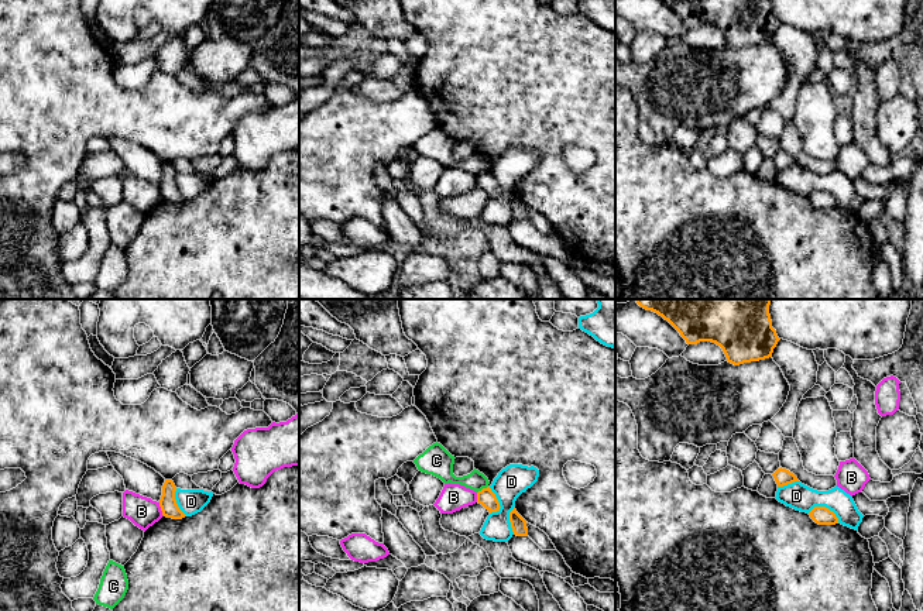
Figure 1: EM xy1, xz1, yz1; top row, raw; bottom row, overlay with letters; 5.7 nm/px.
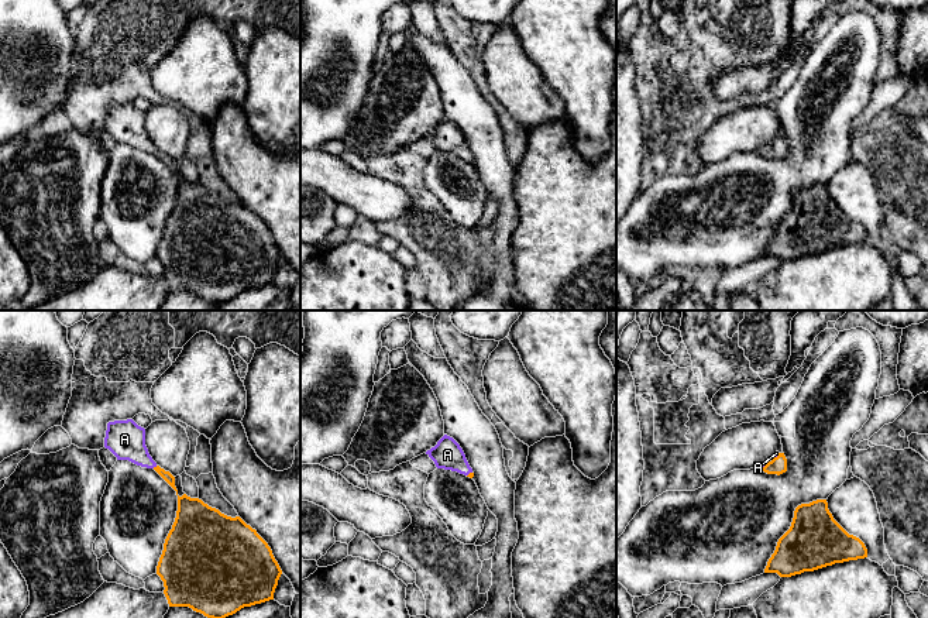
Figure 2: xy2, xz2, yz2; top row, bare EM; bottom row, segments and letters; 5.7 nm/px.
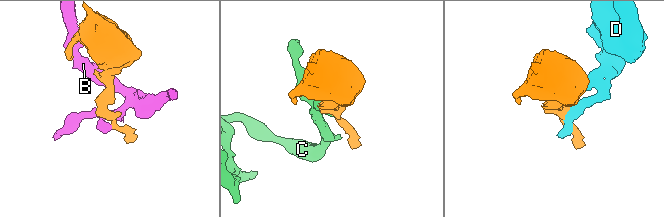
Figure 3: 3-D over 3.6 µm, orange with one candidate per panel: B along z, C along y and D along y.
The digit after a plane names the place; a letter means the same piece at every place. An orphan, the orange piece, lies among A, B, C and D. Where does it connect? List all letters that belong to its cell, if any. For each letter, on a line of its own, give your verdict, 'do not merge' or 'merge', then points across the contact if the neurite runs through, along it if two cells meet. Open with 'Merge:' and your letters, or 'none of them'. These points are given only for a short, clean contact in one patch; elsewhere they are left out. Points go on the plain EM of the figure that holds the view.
Merge: A
A: merge | across xy2 (182, 185), (171, 165), (154, 151), (124, 123)
B: do not merge | along xy1 (158, 186), (164, 199)
C: do not merge | along xz1 (487, 170), (477, 177)
D: do not merge

